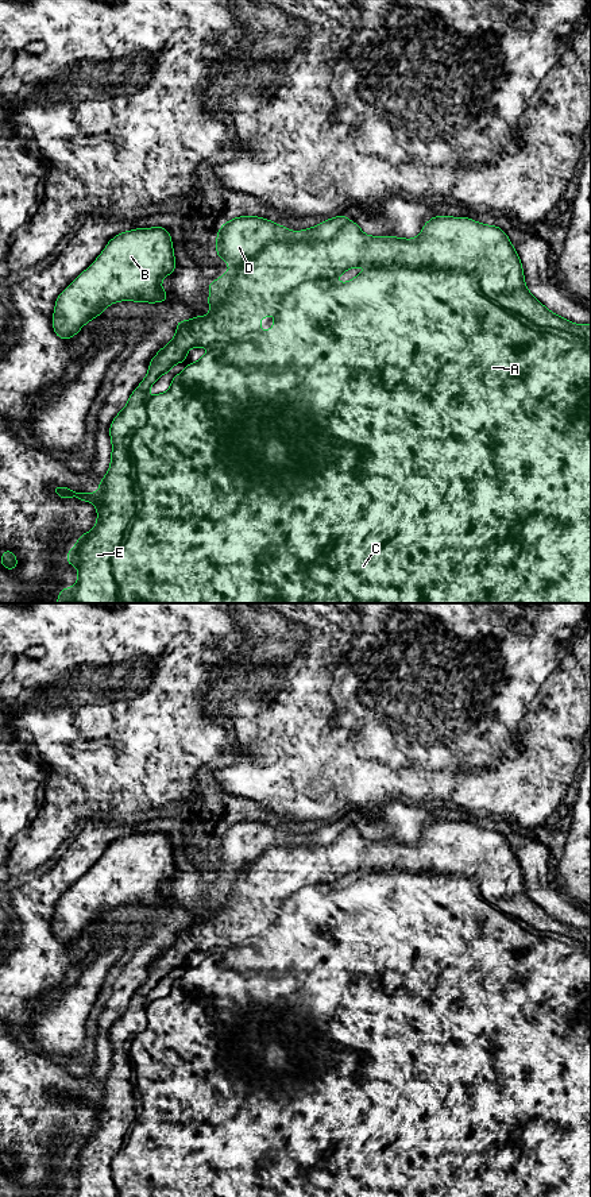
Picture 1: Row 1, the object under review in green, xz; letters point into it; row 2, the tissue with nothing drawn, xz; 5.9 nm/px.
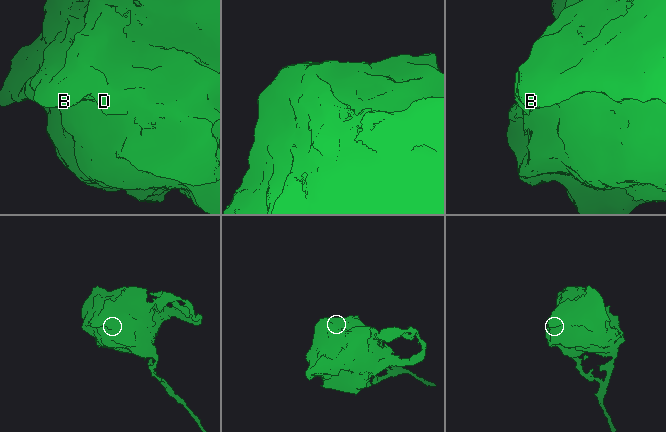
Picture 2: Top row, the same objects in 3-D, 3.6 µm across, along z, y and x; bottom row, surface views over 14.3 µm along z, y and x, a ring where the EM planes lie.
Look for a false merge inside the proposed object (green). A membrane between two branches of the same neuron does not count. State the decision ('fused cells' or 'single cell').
fused cells

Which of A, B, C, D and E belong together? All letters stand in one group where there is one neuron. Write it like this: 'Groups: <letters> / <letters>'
Groups: A B C E / D

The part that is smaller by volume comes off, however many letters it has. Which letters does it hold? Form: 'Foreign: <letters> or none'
Foreign: D

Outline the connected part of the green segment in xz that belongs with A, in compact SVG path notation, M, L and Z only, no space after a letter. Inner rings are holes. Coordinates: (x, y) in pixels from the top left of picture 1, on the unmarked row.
M433 820L433 822L432 822L432 823L430 823L430 825L429 825L429 826L426 826L426 827L425 827L425 829L424 829L424 831L422 831L422 835L421 835L421 838L420 838L420 839L418 839L418 841L417 841L417 842L416 842L416 843L402 843L402 842L395 842L395 841L368 841L368 839L366 839L366 838L363 838L363 837L362 837L362 834L360 834L360 831L359 831L359 830L358 830L358 829L356 829L356 827L355 827L355 826L347 826L347 827L345 827L345 829L344 829L344 830L343 830L343 831L341 831L341 834L340 834L340 835L339 835L339 837L337 837L337 838L336 838L336 839L335 839L335 841L333 841L333 842L332 842L332 843L331 843L331 845L327 845L327 846L273 846L273 847L270 847L270 849L267 849L267 850L264 850L264 852L263 852L263 853L262 853L262 854L260 854L260 856L259 856L259 857L258 857L258 858L256 858L256 860L255 860L255 861L254 861L254 862L251 862L251 864L248 864L248 865L246 865L246 866L240 866L240 868L235 868L235 869L229 869L229 874L228 874L228 877L227 877L227 879L224 879L224 880L220 880L220 883L219 883L219 884L215 884L215 885L213 885L213 887L208 887L208 888L209 888L209 904L208 904L208 906L206 906L206 907L208 907L208 910L209 910L209 911L210 911L210 912L212 912L212 914L210 914L210 916L209 916L209 918L206 918L206 920L205 920L205 922L198 922L198 920L196 920L196 919L194 919L194 922L193 922L193 923L192 923L192 924L189 924L189 926L186 926L186 924L181 924L181 926L178 926L178 927L177 927L177 935L175 935L175 941L174 941L174 942L173 942L173 945L171 945L171 946L170 946L170 947L169 947L169 949L167 949L167 950L165 950L165 951L163 951L163 953L162 953L162 954L159 954L159 955L158 955L158 958L157 958L157 959L155 959L155 961L154 961L154 962L152 962L152 964L151 964L151 966L150 966L150 972L148 972L148 976L147 976L147 980L146 980L146 981L144 981L144 984L143 984L143 985L142 985L142 988L140 988L140 989L139 989L139 991L138 991L138 992L136 992L136 993L135 993L135 995L134 995L134 996L132 996L132 999L131 999L131 1001L130 1001L130 1003L128 1003L128 1008L127 1008L127 1009L125 1009L125 1011L124 1011L124 1012L123 1012L123 1015L121 1015L121 1016L120 1016L120 1018L117 1018L117 1020L116 1020L116 1022L115 1022L115 1023L113 1023L113 1026L112 1026L112 1028L111 1028L111 1031L109 1031L109 1040L111 1040L111 1045L112 1045L112 1059L111 1059L111 1071L109 1071L109 1074L108 1074L108 1077L107 1077L107 1080L105 1080L105 1081L104 1081L104 1082L103 1082L103 1084L100 1084L100 1093L98 1093L98 1094L97 1094L97 1096L96 1096L96 1097L94 1097L94 1098L85 1098L85 1097L82 1097L82 1096L78 1096L78 1097L74 1097L74 1096L73 1096L73 1094L70 1094L70 1093L69 1093L69 1092L59 1092L59 1090L53 1090L53 1096L54 1096L54 1097L55 1097L55 1098L57 1098L57 1100L59 1100L59 1101L61 1101L61 1103L62 1103L62 1104L69 1104L69 1103L70 1103L70 1101L76 1101L76 1103L78 1103L78 1104L80 1104L80 1105L84 1105L84 1107L92 1107L92 1108L93 1108L93 1109L94 1109L94 1111L96 1111L96 1113L97 1113L97 1127L96 1127L96 1131L94 1131L94 1132L93 1132L93 1134L92 1134L92 1135L88 1135L88 1136L85 1136L85 1138L82 1138L82 1139L80 1139L80 1142L78 1142L78 1146L77 1146L77 1148L76 1148L76 1151L74 1151L74 1152L70 1152L70 1154L69 1154L69 1157L67 1157L67 1161L66 1161L66 1169L73 1169L73 1170L74 1170L74 1171L77 1171L77 1173L78 1173L78 1186L77 1186L77 1188L76 1188L76 1189L74 1189L74 1190L73 1190L73 1192L70 1192L70 1193L61 1193L61 1196L59 1196L59 1197L591 1197L591 955L590 955L590 954L588 954L588 953L587 953L587 949L588 949L588 947L591 947L591 927L590 927L590 928L586 928L586 930L580 930L580 928L575 928L575 927L571 927L571 926L568 926L568 924L565 924L565 923L563 923L563 922L560 922L560 920L557 920L557 919L555 919L555 918L552 918L552 916L551 916L551 915L549 915L549 914L548 914L548 912L545 912L545 911L544 911L544 910L542 910L542 908L541 908L541 907L540 907L540 906L538 906L538 904L537 904L537 903L536 903L536 901L534 901L534 900L533 900L533 899L532 899L532 897L530 897L530 896L529 896L529 895L528 895L528 893L526 893L526 889L525 889L525 881L524 881L524 873L522 873L522 869L521 869L521 864L519 864L519 861L518 861L518 860L517 860L517 857L515 857L515 854L514 854L514 852L513 852L513 849L511 849L511 846L510 846L510 843L509 843L509 842L507 842L507 839L506 839L506 838L505 838L505 835L502 835L502 834L501 834L501 833L499 833L499 831L497 831L497 830L486 830L486 829L482 829L482 827L478 827L478 826L475 826L475 825L471 825L471 823L468 823L468 822L451 822L451 820ZM358 870L366 870L366 872L367 872L367 874L366 874L366 876L364 876L364 877L363 877L363 879L359 879L359 880L356 880L356 881L355 881L355 883L354 883L354 884L351 884L351 885L348 885L348 887L345 887L345 888L337 888L337 887L336 887L336 883L337 883L337 881L339 881L339 880L341 880L341 879L343 879L343 877L344 877L344 876L345 876L345 874L348 874L348 873L354 873L354 872L358 872ZM273 916L275 916L275 918L277 918L277 919L275 919L275 923L274 923L274 931L273 931L273 932L271 932L271 934L270 934L270 935L269 935L269 937L264 937L264 935L262 935L262 934L260 934L260 930L259 930L259 924L260 924L260 923L264 923L264 922L267 922L267 920L269 920L269 919L271 919L271 918L273 918ZM193 951L209 951L209 953L210 953L210 954L209 954L209 955L208 955L208 957L206 957L206 958L205 958L205 959L204 959L204 961L202 961L202 962L201 962L201 964L200 964L200 965L198 965L198 966L196 966L196 968L190 968L190 969L188 969L188 972L186 972L186 973L185 973L185 974L184 974L184 976L182 976L182 977L181 977L181 978L178 978L178 980L175 980L175 981L174 981L174 982L173 982L173 985L171 985L171 989L170 989L170 993L169 993L169 995L167 995L167 996L166 996L166 997L161 997L161 999L158 999L158 1000L152 1000L152 1001L150 1001L150 1000L148 1000L148 999L147 999L147 996L148 996L148 993L150 993L150 992L151 992L151 991L152 991L152 989L154 989L154 988L155 988L155 986L157 986L157 984L158 984L158 982L159 982L159 981L161 981L161 980L163 980L163 978L167 978L167 977L169 977L169 976L170 976L170 973L171 973L171 972L173 972L173 970L174 970L174 969L175 969L175 968L181 968L181 966L184 966L184 965L185 965L185 964L186 964L186 958L188 958L188 955L189 955L189 954L190 954L190 953L193 953ZM132 1073L135 1073L135 1074L136 1074L136 1081L138 1081L138 1090L139 1090L139 1093L140 1093L140 1103L142 1103L142 1112L140 1112L140 1113L139 1113L139 1115L136 1115L136 1113L135 1113L135 1098L134 1098L134 1086L132 1086L132 1084L131 1084L131 1081L130 1081L130 1077L131 1077L131 1074L132 1074Z

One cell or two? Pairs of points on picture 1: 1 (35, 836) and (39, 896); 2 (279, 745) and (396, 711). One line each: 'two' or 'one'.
1: two
2: one

